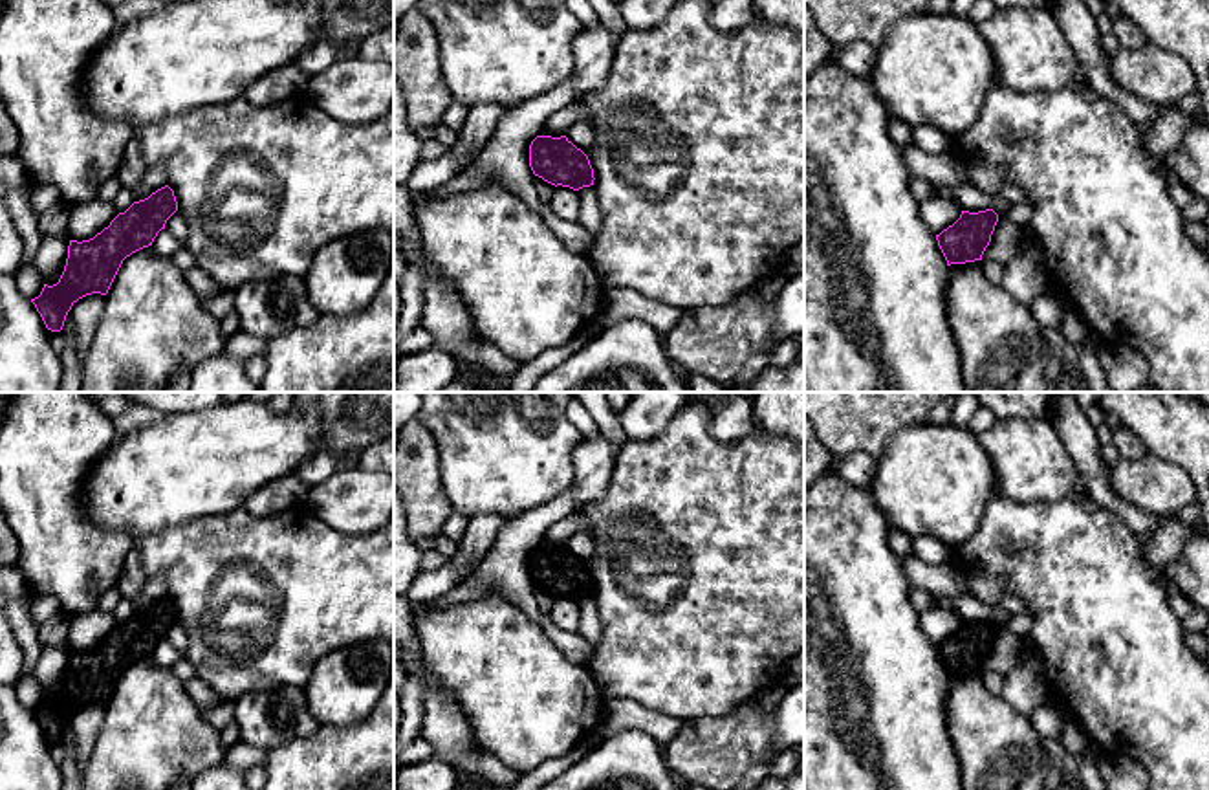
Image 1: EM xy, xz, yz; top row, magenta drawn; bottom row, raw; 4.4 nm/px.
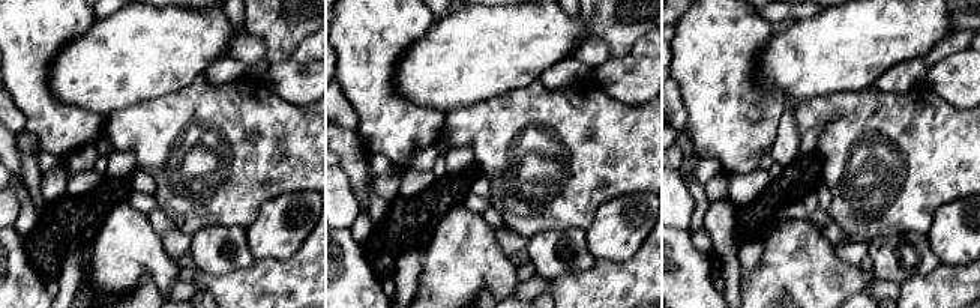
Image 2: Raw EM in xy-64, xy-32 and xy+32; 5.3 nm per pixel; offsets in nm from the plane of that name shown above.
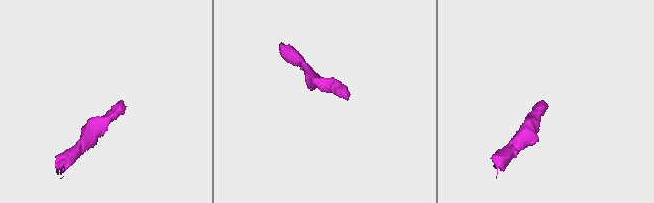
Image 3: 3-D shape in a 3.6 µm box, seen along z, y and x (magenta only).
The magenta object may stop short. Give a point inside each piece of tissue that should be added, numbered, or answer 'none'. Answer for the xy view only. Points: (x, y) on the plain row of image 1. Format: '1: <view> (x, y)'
none

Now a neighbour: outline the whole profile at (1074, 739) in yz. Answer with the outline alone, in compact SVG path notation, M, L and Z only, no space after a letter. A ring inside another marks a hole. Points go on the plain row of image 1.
M1073 717L1064 722L1064 731L1061 741L1072 755L1081 753L1081 750L1088 744L1086 733Z

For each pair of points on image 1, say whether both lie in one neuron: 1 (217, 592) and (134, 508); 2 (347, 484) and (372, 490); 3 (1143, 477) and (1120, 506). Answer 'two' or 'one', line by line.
1: two
2: one
3: two

